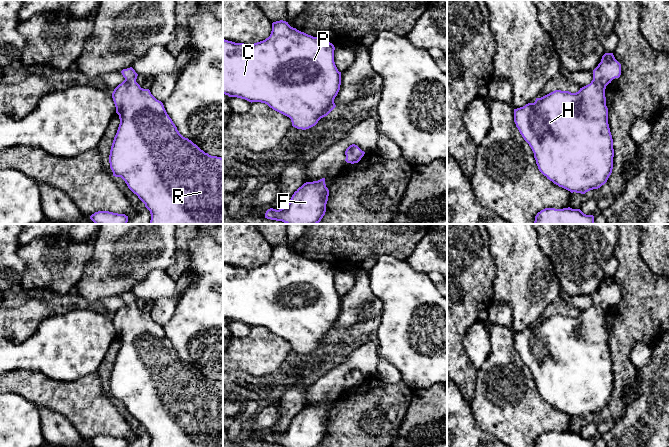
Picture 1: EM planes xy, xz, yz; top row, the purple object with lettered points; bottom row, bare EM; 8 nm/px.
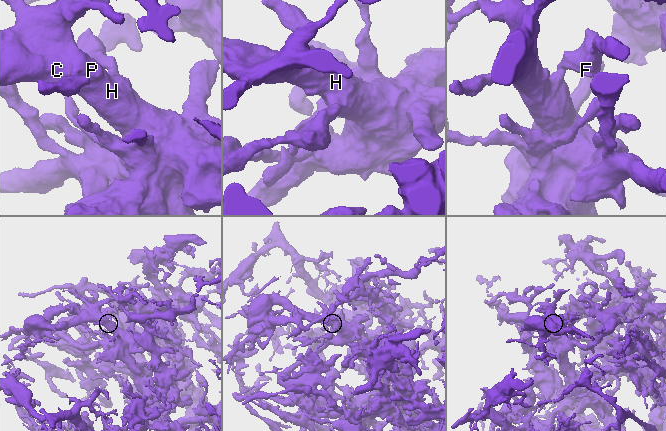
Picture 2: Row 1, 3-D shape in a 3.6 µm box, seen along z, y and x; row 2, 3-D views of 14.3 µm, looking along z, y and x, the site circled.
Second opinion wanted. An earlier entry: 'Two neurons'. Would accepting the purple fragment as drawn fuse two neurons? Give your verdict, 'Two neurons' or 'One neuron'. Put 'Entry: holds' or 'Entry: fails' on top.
Entry: fails
One neuron

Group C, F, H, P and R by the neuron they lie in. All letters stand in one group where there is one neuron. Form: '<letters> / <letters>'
C F H P R

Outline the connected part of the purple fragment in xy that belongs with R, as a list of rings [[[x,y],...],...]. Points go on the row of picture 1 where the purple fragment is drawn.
[[[132,67],[121,73],[125,80],[112,93],[120,119],[109,155],[113,176],[121,177],[145,204],[151,214],[150,224],[223,224],[223,158],[205,153],[183,137],[163,103],[136,82],[138,74]]]

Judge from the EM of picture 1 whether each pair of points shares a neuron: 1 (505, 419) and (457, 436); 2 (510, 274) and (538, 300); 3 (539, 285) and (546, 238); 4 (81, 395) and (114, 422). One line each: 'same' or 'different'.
1: different
2: same
3: different
4: same

